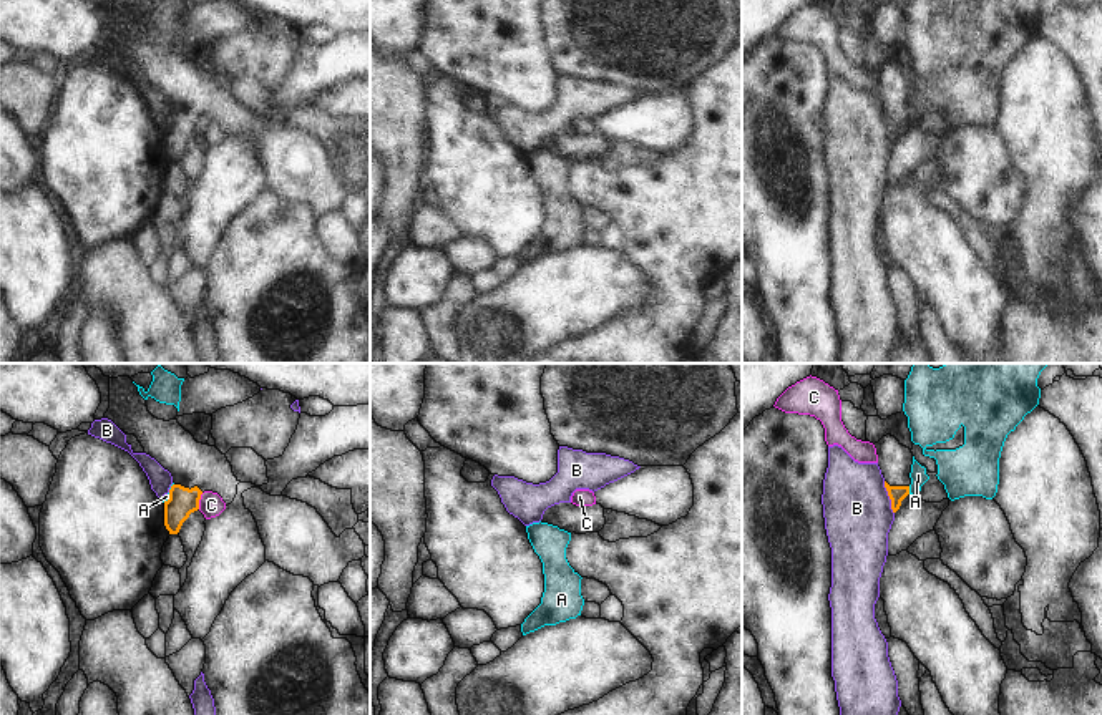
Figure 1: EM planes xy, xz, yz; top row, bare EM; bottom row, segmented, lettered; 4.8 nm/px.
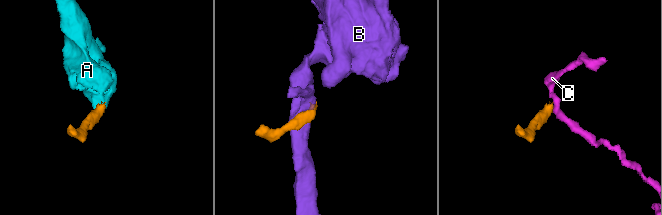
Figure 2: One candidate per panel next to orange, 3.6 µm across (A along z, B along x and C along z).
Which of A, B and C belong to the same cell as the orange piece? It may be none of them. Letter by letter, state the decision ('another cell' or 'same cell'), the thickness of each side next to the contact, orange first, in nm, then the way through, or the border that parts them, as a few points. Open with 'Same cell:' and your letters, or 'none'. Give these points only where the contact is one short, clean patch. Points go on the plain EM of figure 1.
Same cell: none
A: another cell; calibres 80 and 80 nm; border yz (908, 115), (910, 121)
B: another cell; calibres 80 and 320 nm
C: another cell; calibres 140 and 120 nm; border xy (203, 121), (198, 136)

